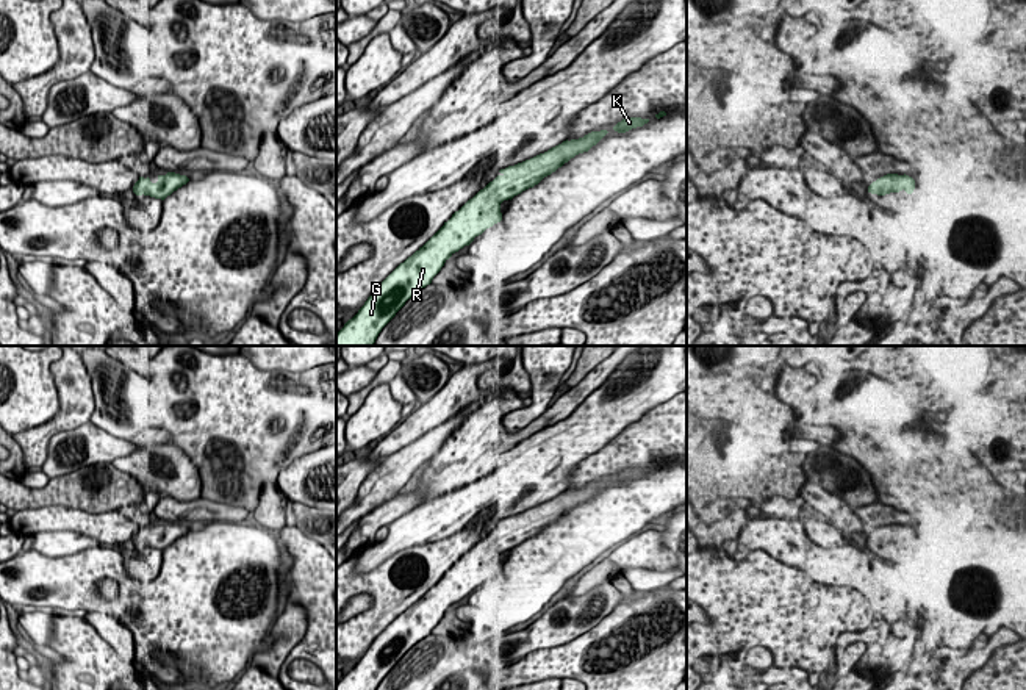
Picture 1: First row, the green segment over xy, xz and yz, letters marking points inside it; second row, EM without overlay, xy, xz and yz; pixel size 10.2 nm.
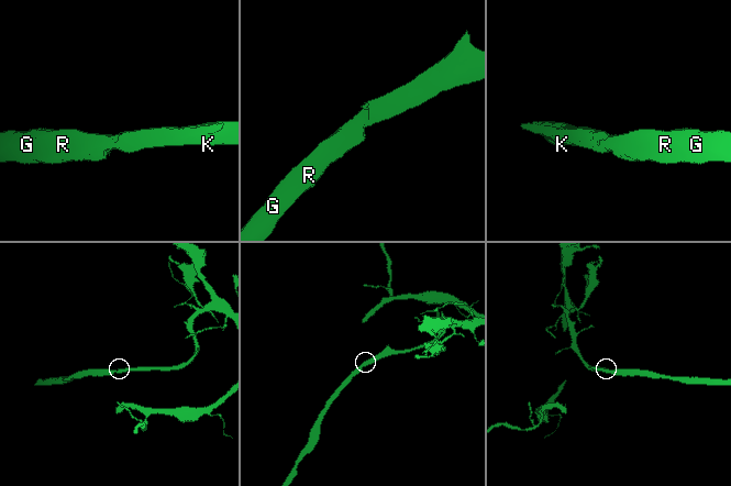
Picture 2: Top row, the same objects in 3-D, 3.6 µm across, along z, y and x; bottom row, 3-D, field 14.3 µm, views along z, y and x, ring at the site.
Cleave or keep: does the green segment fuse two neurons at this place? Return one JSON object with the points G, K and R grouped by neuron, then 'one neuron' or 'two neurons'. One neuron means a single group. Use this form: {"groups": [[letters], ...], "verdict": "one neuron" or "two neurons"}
{"groups": [["G", "R"], ["K"]], "verdict": "two neurons"}

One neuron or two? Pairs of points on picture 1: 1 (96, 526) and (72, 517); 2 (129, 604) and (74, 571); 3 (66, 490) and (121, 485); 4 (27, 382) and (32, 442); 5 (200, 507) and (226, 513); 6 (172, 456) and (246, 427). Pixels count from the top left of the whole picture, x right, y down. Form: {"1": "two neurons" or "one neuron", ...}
{"1": "one neuron", "2": "one neuron", "3": "one neuron", "4": "two neurons", "5": "one neuron", "6": "two neurons"}

